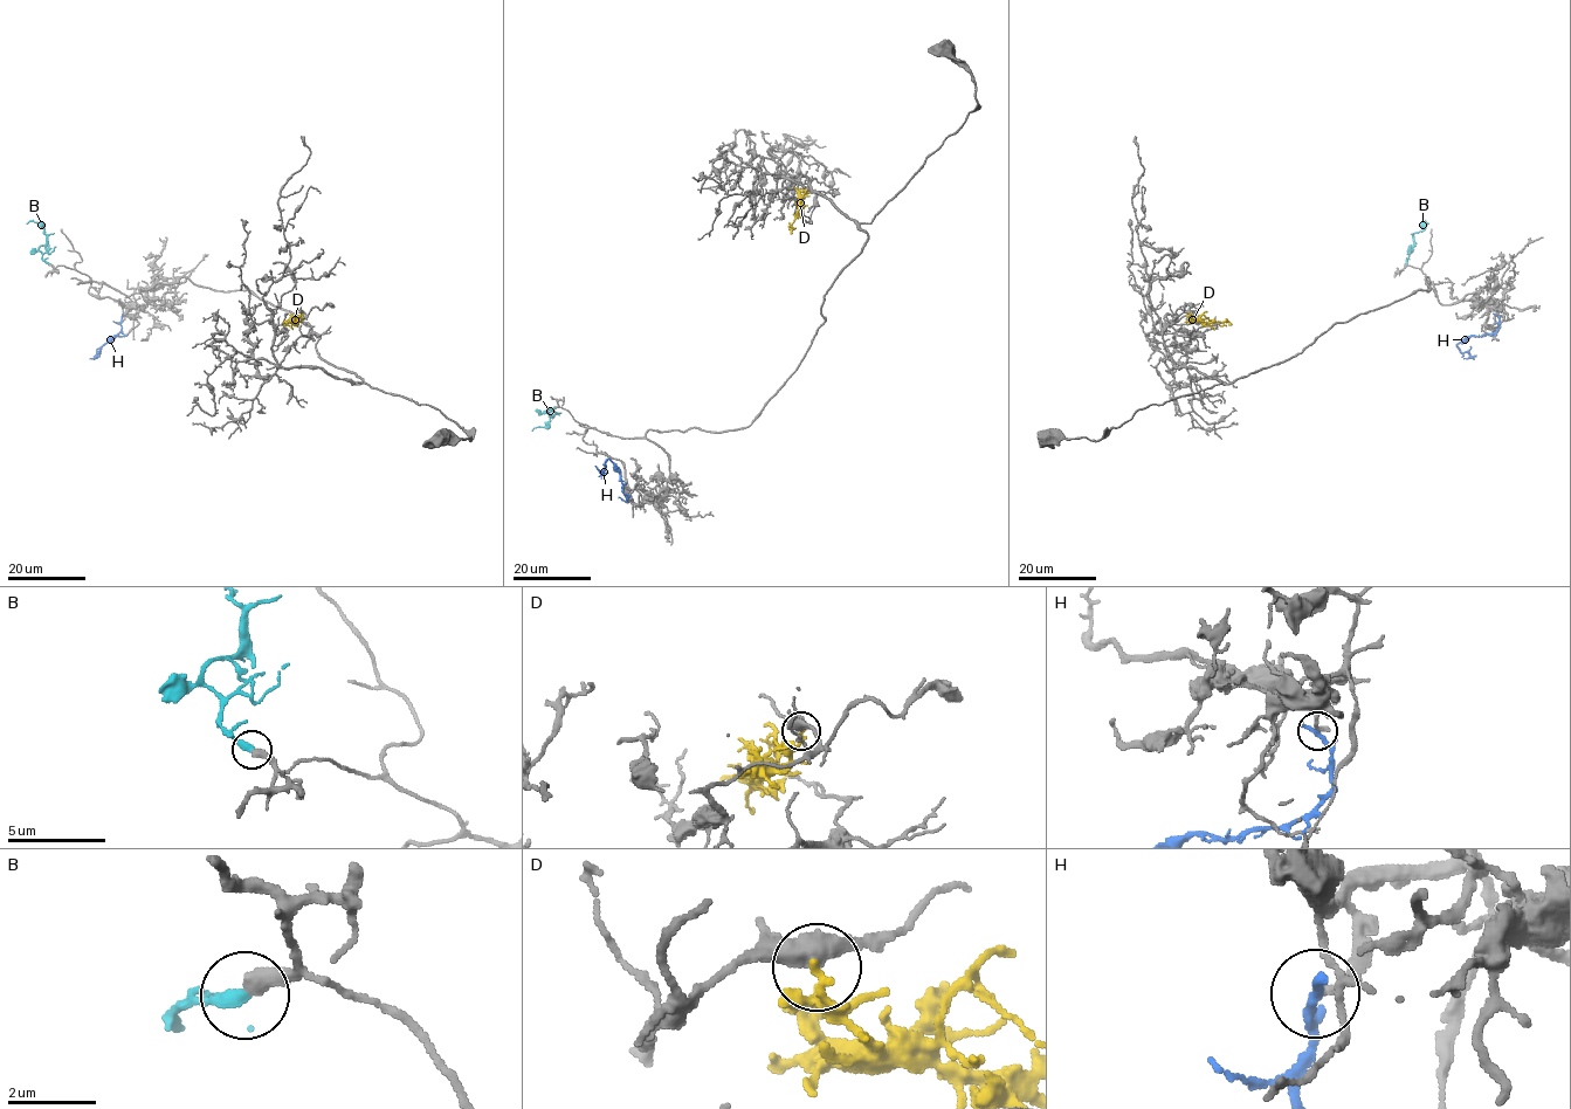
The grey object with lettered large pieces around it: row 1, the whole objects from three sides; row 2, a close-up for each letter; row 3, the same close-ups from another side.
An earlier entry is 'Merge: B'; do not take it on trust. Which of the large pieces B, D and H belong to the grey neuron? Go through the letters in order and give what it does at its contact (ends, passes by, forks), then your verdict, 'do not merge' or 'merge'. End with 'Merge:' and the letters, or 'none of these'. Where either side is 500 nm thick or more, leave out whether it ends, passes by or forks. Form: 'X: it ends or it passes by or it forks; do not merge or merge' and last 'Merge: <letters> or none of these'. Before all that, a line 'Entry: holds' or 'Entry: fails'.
Entry: holds
B: it ends; merge
D: it ends; do not merge
H: it passes by; do not merge
Merge: B

